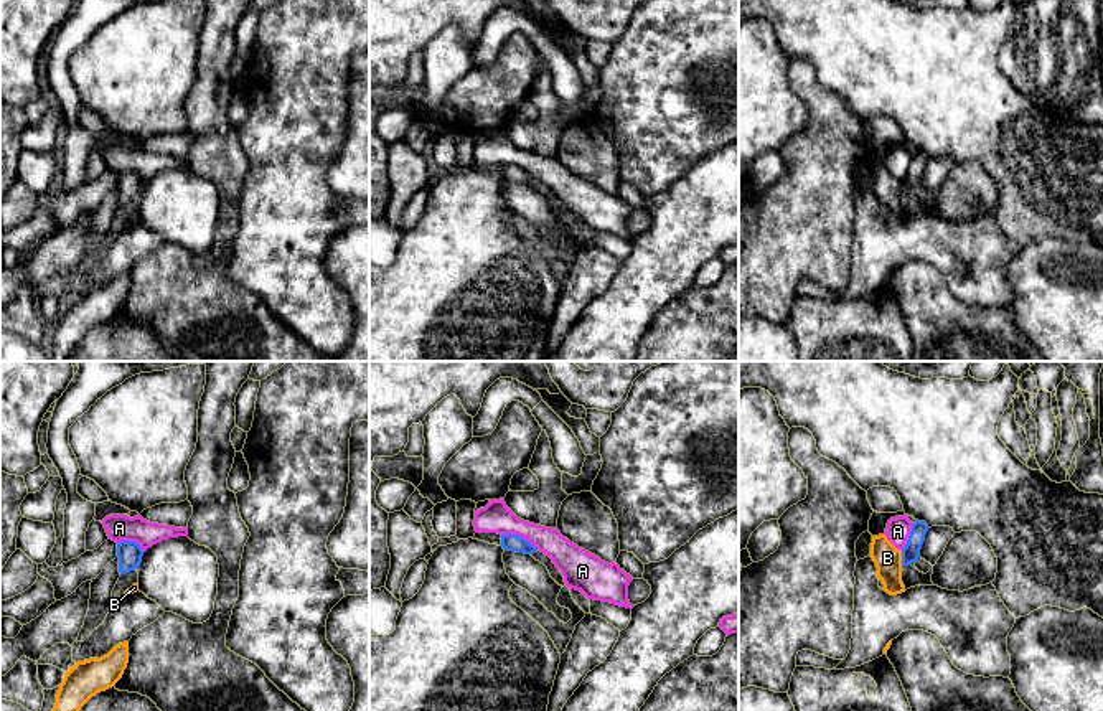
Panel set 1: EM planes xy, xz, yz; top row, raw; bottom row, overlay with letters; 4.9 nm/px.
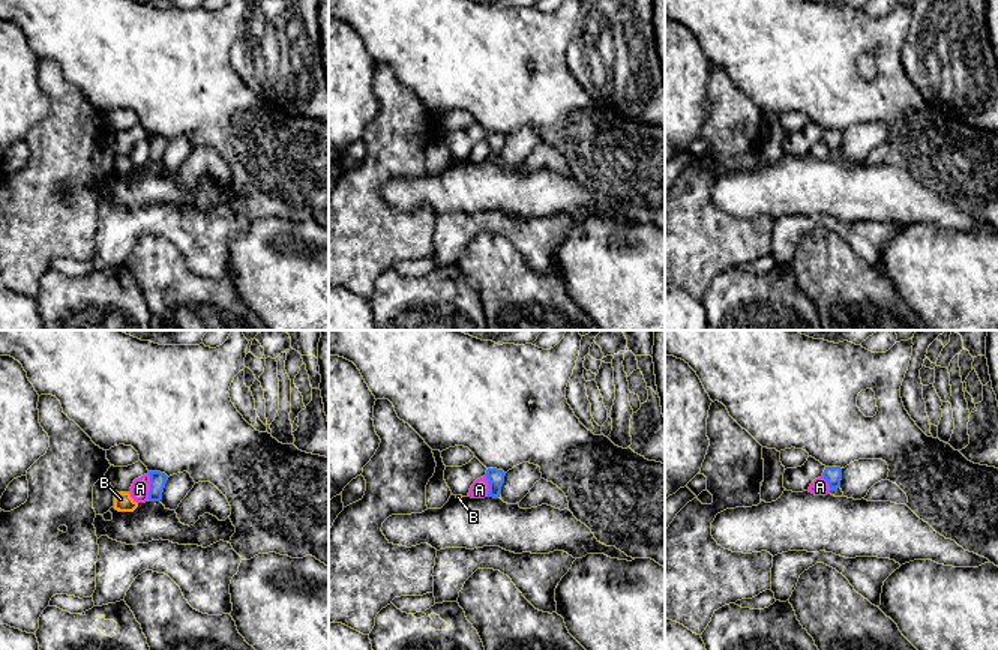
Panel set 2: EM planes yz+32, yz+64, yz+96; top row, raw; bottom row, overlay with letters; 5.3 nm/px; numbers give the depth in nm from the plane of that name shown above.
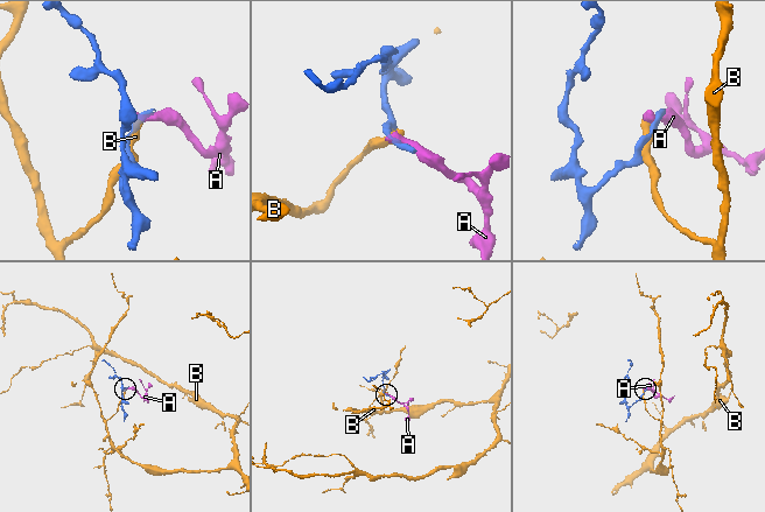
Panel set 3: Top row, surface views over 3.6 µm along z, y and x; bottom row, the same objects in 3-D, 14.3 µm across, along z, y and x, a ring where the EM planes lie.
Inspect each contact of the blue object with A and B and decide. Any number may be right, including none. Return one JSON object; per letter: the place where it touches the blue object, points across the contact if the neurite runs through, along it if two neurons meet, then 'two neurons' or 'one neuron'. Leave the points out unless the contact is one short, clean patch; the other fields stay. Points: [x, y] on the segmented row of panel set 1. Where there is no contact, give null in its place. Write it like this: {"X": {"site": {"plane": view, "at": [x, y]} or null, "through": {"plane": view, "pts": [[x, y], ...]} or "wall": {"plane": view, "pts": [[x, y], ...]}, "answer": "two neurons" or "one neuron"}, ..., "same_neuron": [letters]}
{"A": {"site": {"plane": "xz", "at": [520, 536]}, "wall": {"plane": "xz", "pts": [[502, 533], [516, 533], [538, 548]]}, "answer": "two neurons"}, "B": {"site": {"plane": "yz", "at": [902, 560]}, "answer": "two neurons"}, "same_neuron": []}

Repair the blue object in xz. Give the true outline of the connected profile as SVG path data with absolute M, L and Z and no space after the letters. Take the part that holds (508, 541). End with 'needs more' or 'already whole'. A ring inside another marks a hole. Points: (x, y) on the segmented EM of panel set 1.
M501 534L501 546L506 551L533 554L537 551L534 544L518 534Z; already whole

